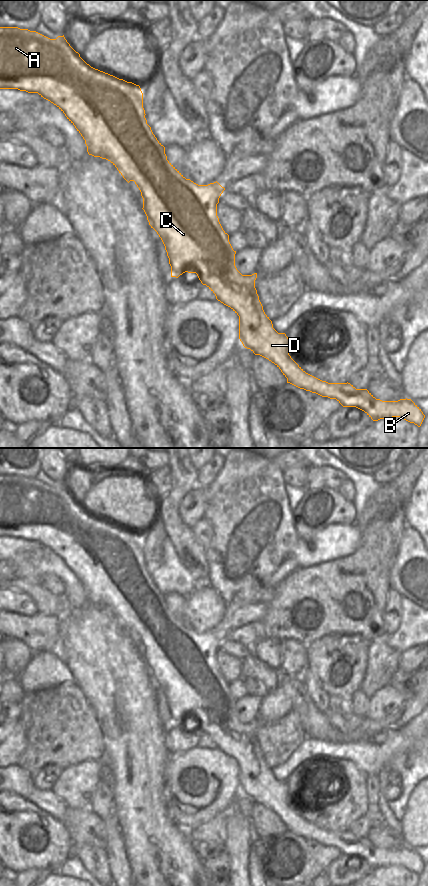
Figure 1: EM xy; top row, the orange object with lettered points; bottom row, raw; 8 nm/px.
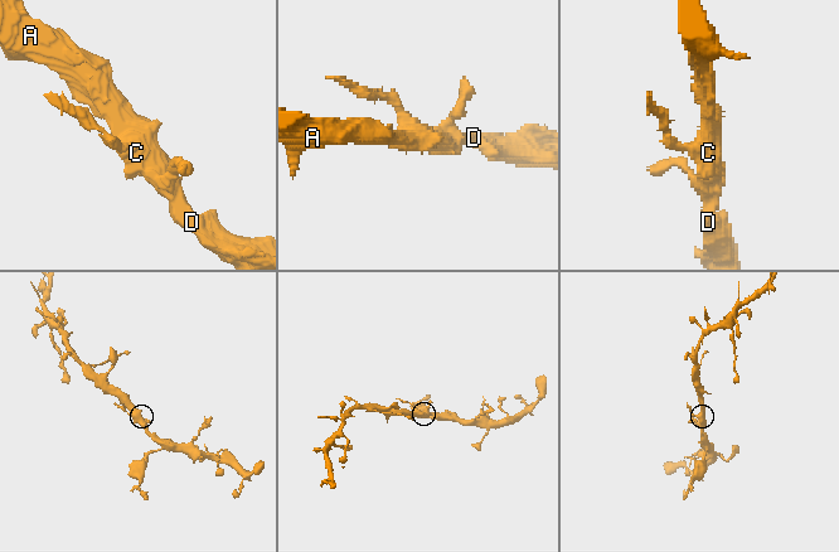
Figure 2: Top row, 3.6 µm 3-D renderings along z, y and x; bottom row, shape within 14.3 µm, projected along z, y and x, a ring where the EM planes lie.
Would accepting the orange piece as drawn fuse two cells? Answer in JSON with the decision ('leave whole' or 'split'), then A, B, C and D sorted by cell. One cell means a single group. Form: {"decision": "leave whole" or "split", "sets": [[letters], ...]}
{"decision": "leave whole", "sets": [["A", "B", "C", "D"]]}

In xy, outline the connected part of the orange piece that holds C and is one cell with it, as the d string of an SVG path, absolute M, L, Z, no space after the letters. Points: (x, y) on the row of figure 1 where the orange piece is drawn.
M0 27L0 89L18 89L28 93L38 93L56 105L75 126L85 140L87 152L94 157L110 161L129 183L134 181L143 198L143 210L151 228L161 238L169 264L171 277L178 278L185 272L196 273L216 299L230 307L239 316L239 339L243 346L255 355L260 355L274 363L290 383L300 389L316 393L322 397L336 399L343 407L356 407L364 411L373 421L400 417L418 427L425 415L411 399L382 401L376 399L367 389L356 389L350 383L328 383L306 373L289 355L289 339L285 333L278 333L272 321L265 314L255 288L257 273L242 275L235 266L235 254L229 235L223 230L217 216L217 204L225 190L217 181L208 185L198 185L186 179L168 160L165 147L157 140L147 124L143 108L143 93L139 85L127 82L100 71L87 64L63 36L50 39L36 31L18 27Z

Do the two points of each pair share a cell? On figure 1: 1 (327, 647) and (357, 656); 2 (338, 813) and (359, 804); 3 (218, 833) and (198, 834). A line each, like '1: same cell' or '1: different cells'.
1: same cell
2: same cell
3: same cell

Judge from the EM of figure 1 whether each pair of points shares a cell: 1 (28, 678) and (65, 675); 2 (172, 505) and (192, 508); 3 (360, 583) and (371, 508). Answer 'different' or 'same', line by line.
1: same
2: different
3: different

